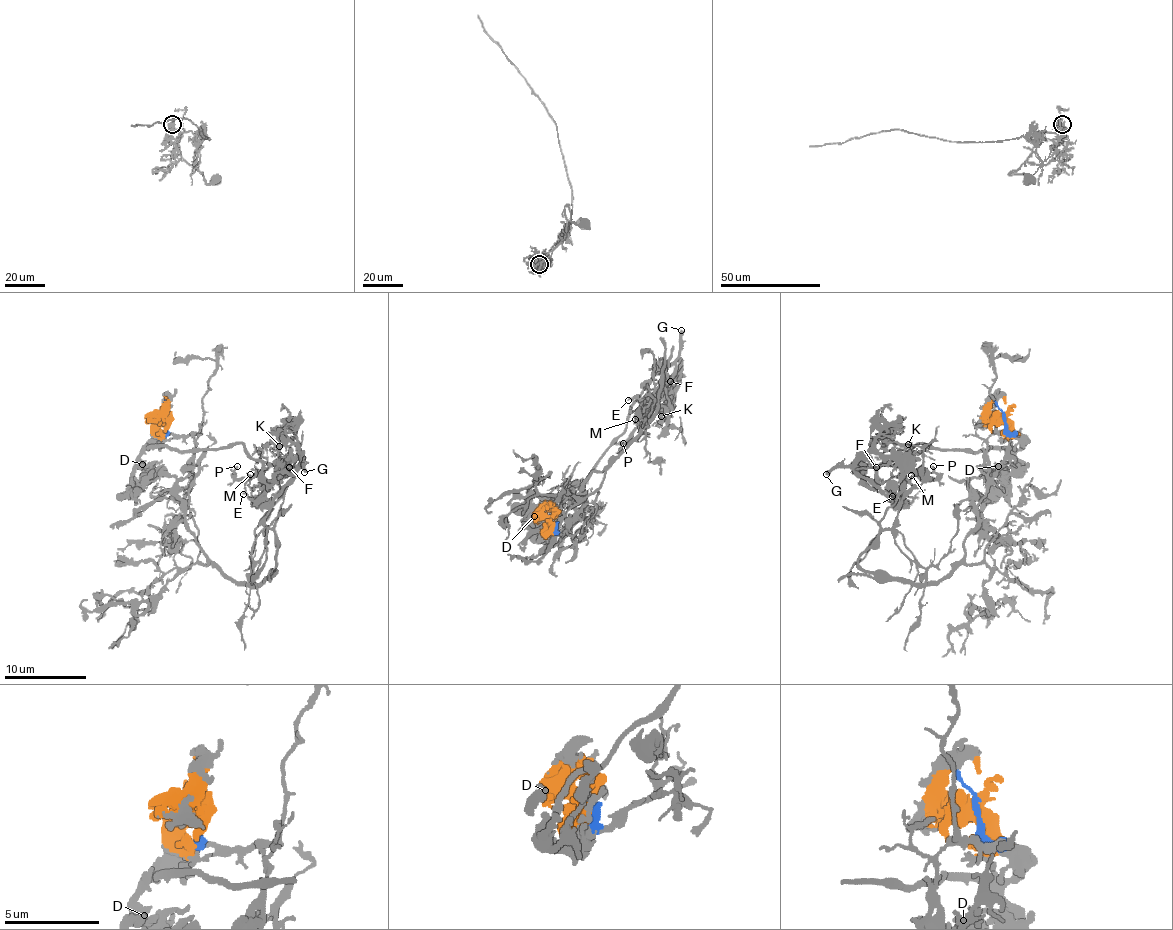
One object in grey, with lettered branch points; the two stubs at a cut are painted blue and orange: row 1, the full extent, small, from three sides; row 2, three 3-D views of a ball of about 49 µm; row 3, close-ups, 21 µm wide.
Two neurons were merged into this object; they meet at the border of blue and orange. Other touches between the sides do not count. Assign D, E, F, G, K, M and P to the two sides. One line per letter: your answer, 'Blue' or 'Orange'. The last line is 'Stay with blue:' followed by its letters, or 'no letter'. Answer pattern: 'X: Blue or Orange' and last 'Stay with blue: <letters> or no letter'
D: Orange
E: Orange
F: Orange
G: Orange
K: Orange
M: Orange
P: Orange
Stay with blue: no letter

